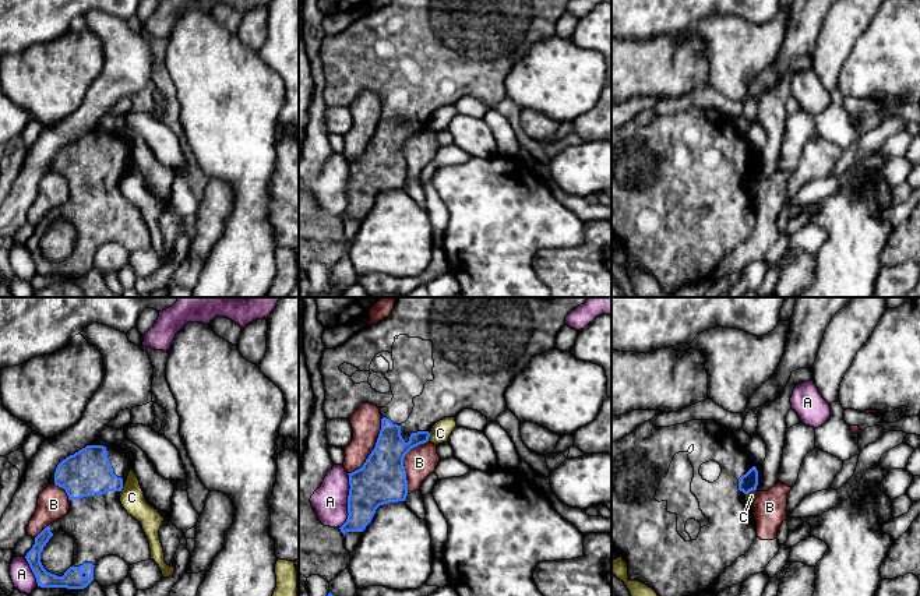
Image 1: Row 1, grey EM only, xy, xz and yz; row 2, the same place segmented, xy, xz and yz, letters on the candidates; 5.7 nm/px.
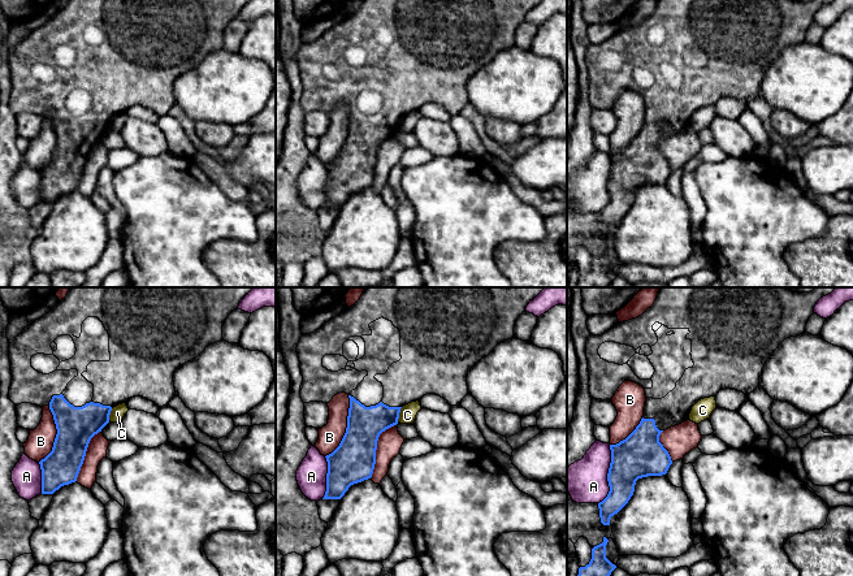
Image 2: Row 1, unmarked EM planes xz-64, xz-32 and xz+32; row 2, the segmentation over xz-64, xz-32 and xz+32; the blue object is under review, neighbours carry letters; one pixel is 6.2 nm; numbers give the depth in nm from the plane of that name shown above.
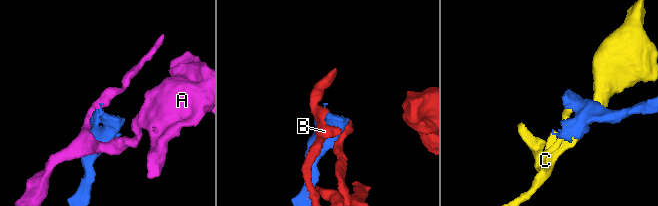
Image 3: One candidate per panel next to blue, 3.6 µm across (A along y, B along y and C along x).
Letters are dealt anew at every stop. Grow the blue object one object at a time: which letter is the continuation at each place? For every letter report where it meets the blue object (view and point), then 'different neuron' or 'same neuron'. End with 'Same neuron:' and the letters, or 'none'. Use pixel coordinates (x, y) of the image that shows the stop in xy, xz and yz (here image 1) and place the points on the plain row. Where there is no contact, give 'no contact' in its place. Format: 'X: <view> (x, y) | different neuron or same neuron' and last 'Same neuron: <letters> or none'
A: xz (348, 189) | different neuron
B: xz (402, 152) | different neuron
C: yz (750, 177) | different neuron
Same neuron: none

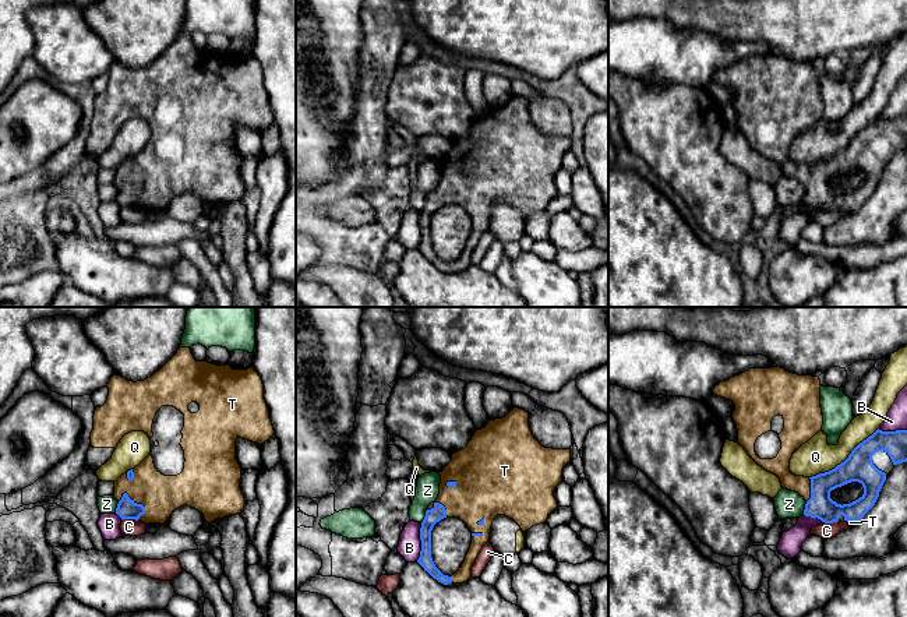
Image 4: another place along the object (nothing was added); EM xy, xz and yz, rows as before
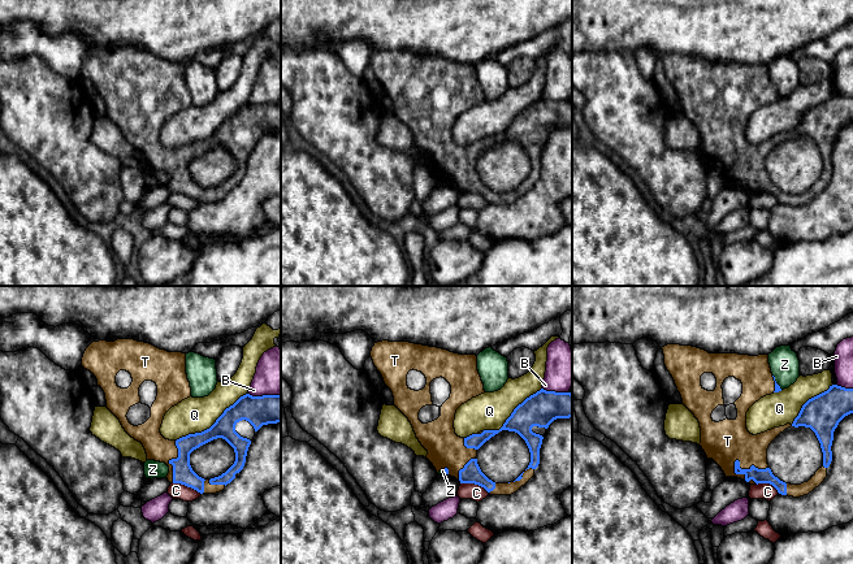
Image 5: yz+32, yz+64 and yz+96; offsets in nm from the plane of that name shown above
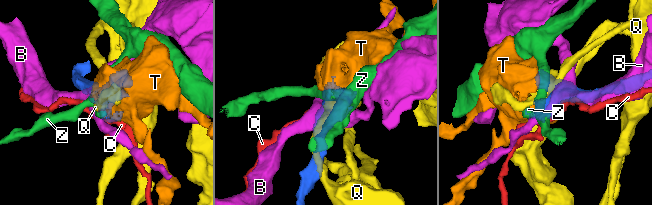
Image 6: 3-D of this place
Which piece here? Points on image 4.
B: xz (422, 229) | different neuron
C: xy (130, 205) | different neuron
Q: yz (846, 147) | different neuron
T: xy (140, 191) | same neuron
Z: xz (424, 204) | different neuron
Same neuron: T

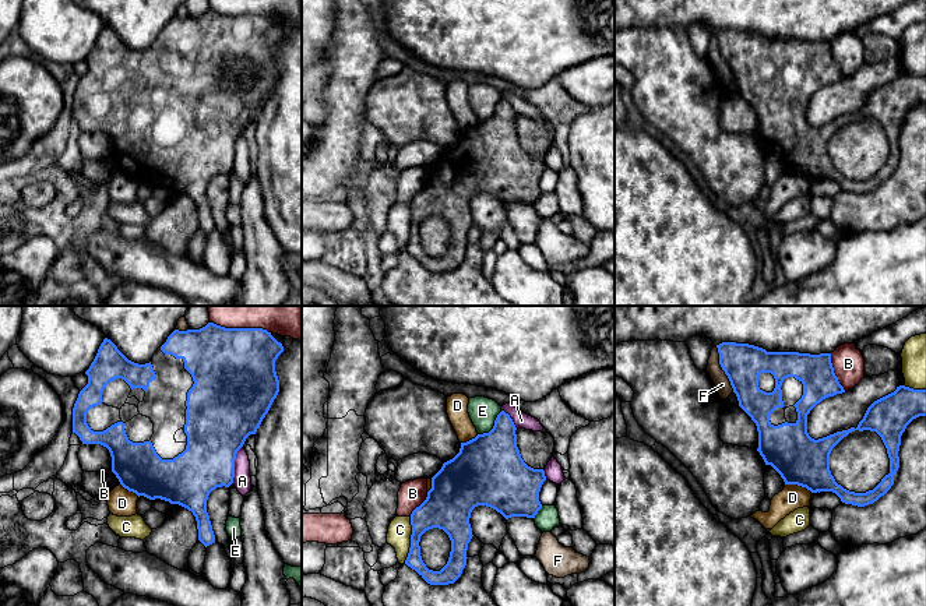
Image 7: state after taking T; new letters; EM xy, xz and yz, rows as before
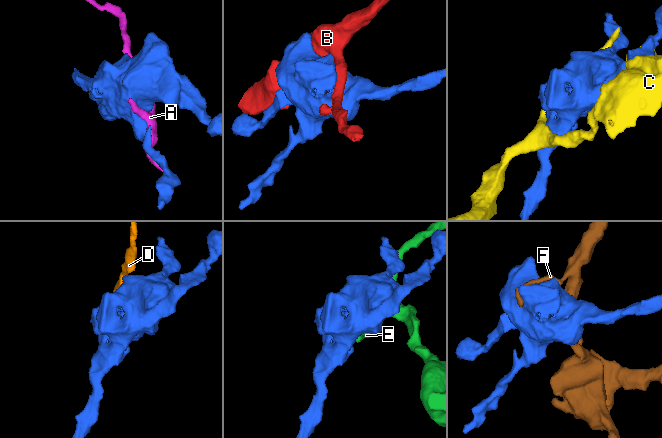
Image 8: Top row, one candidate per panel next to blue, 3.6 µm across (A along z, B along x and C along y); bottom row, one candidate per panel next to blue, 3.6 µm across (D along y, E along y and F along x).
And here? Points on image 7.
A: xy (233, 152) | different neuron
B: yz (833, 59) | different neuron
C: xz (411, 226) | different neuron
D: yz (799, 172) | different neuron
E: xz (493, 113) | different neuron
F: yz (722, 56) | different neuron
Same neuron: none

